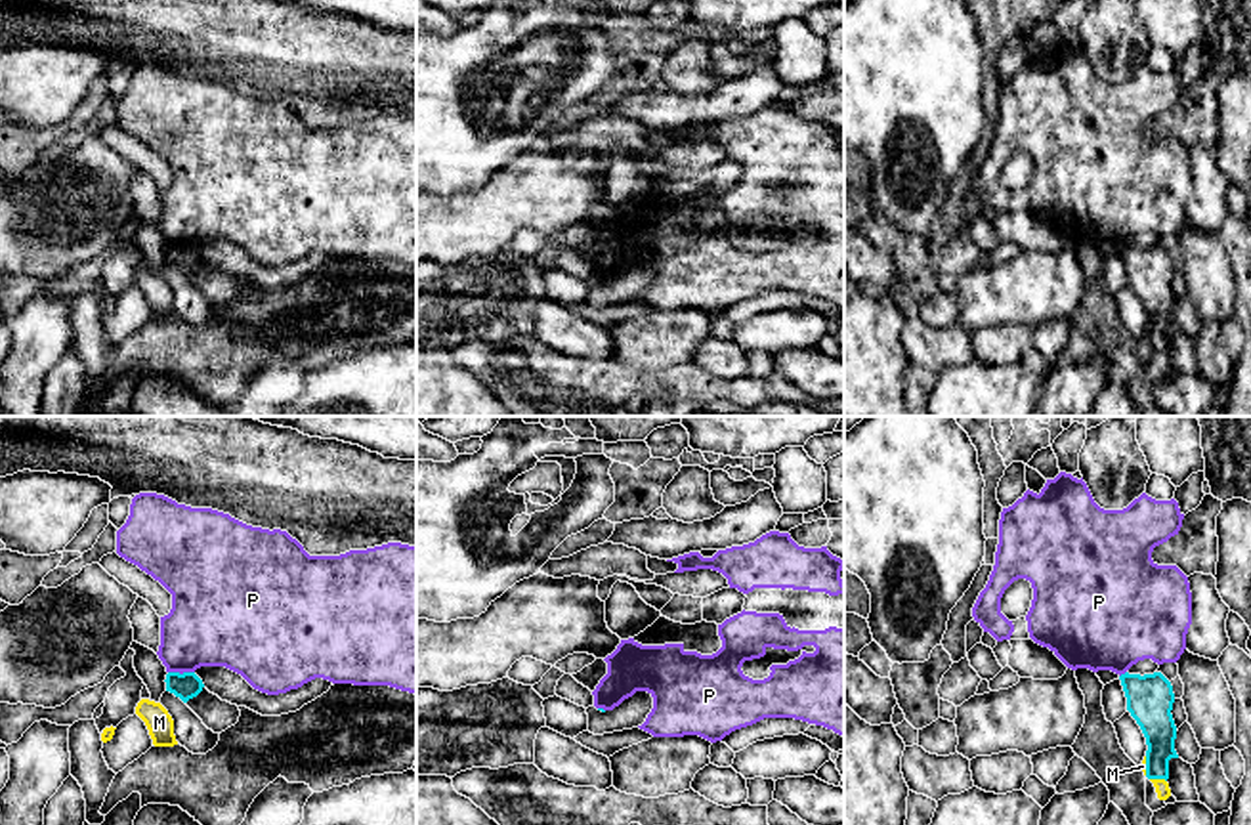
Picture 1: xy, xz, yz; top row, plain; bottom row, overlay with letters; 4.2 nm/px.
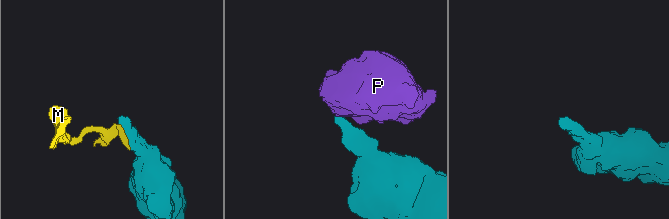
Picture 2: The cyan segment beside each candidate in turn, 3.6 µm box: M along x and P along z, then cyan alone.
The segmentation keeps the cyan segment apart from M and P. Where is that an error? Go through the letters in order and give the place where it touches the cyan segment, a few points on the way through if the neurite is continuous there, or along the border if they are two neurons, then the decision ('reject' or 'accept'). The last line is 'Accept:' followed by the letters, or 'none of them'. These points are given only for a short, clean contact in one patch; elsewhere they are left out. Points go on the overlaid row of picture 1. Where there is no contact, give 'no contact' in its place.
M: yz (1158, 778) | along yz (1150, 778), (1166, 782) | reject
P: xy (184, 673) | along xy (169, 671), (193, 673) | reject
Accept: none of them

